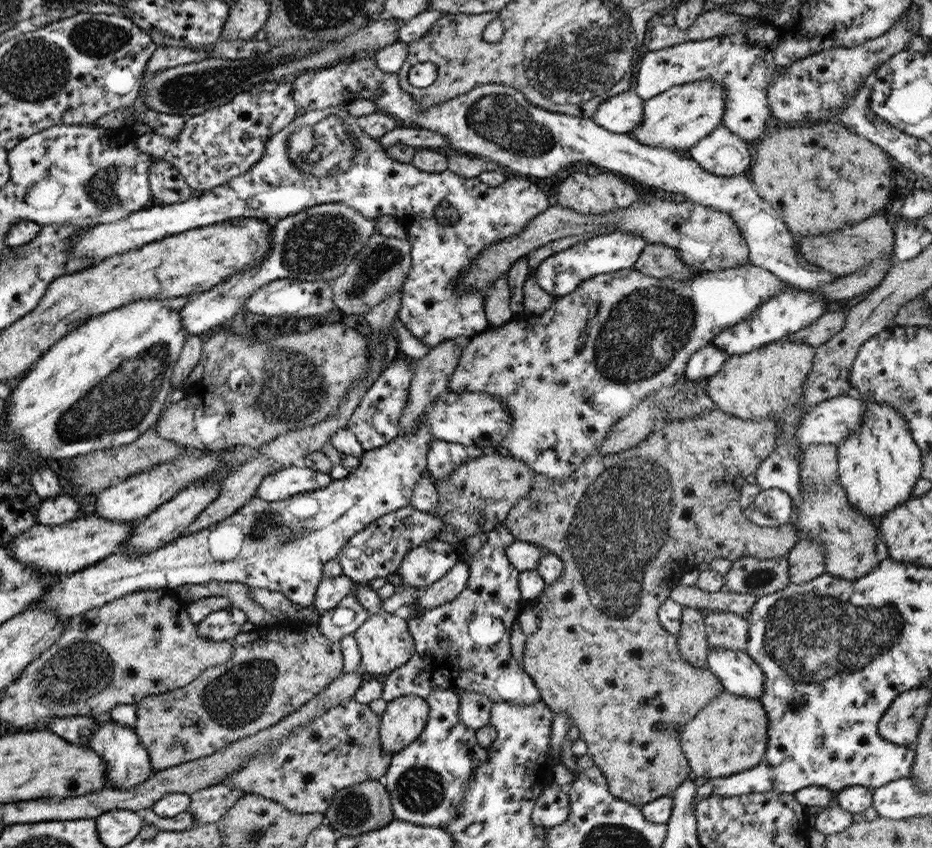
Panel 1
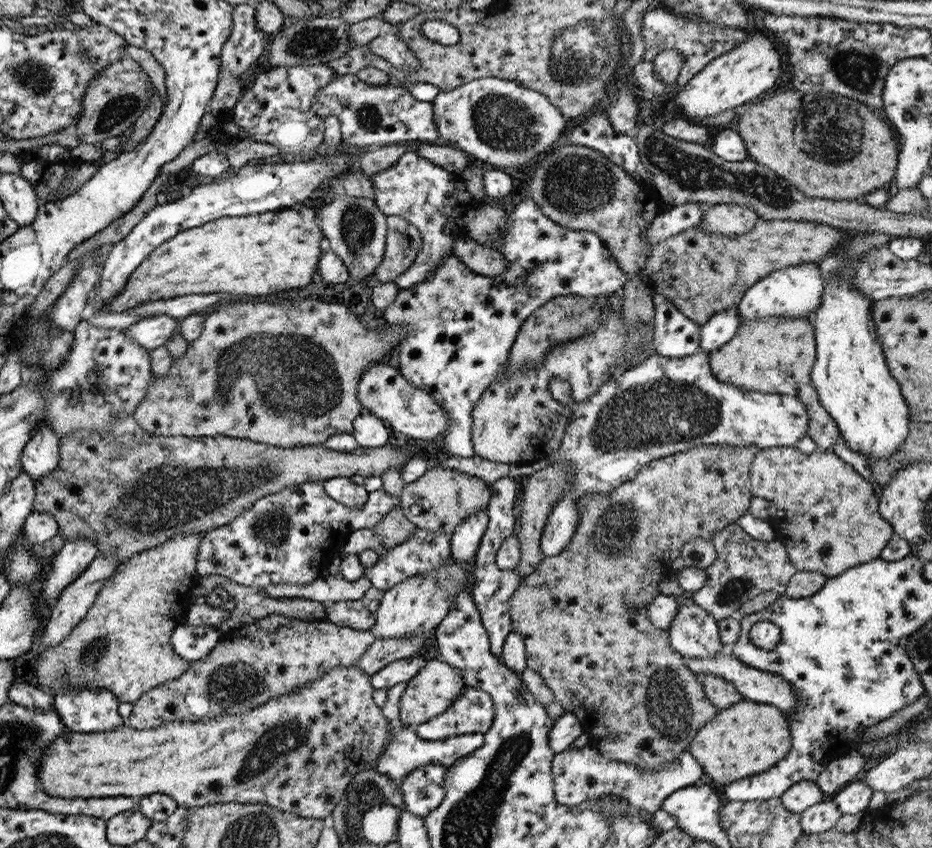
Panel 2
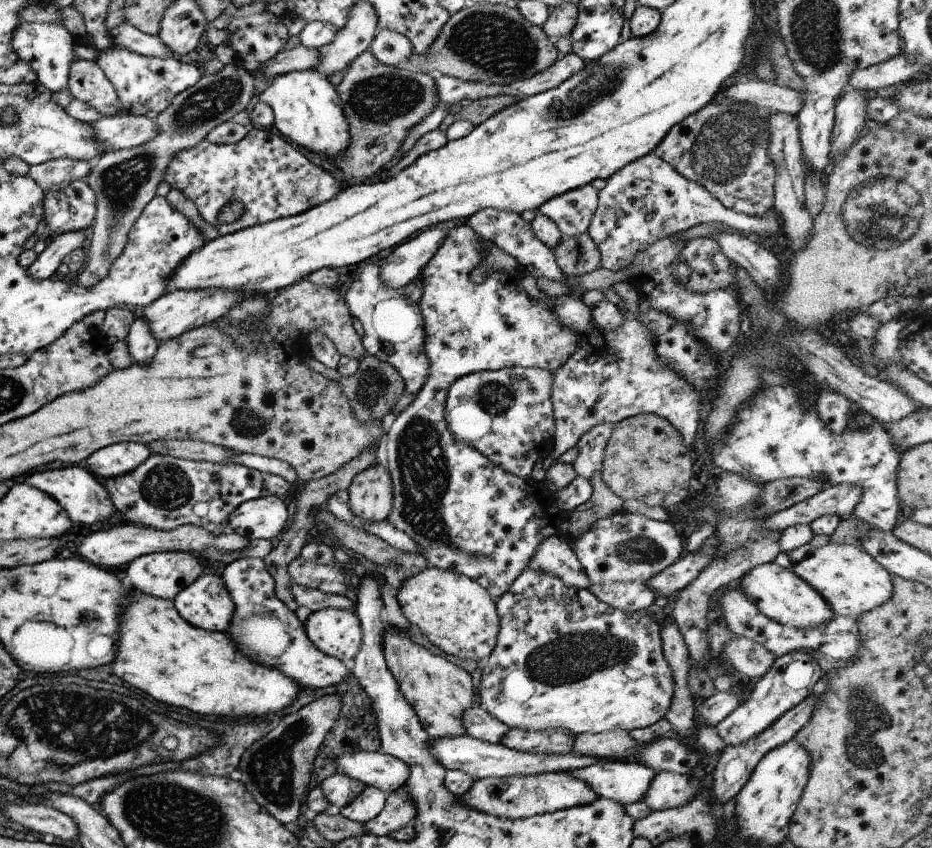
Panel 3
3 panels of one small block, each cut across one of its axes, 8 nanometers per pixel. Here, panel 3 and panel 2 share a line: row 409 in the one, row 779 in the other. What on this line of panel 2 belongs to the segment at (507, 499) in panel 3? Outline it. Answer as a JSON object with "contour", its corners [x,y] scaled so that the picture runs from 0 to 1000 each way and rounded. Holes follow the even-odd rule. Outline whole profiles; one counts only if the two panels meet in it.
{"contour":[[[468,900],[435,913],[432,923],[427,928],[433,953],[447,963],[456,963],[475,945],[477,917],[479,907]]]}

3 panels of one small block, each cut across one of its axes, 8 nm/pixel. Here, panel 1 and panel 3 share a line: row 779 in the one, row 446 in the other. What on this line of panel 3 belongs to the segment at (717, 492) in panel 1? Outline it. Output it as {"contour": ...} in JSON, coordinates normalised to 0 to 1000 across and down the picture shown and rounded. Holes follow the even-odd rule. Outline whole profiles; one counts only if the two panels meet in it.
{"contour":[[[686,487],[658,501],[651,518],[644,557],[647,571],[671,591],[690,591],[693,597],[722,603],[740,587],[745,573],[742,528],[733,526],[726,507],[709,491]]]}

